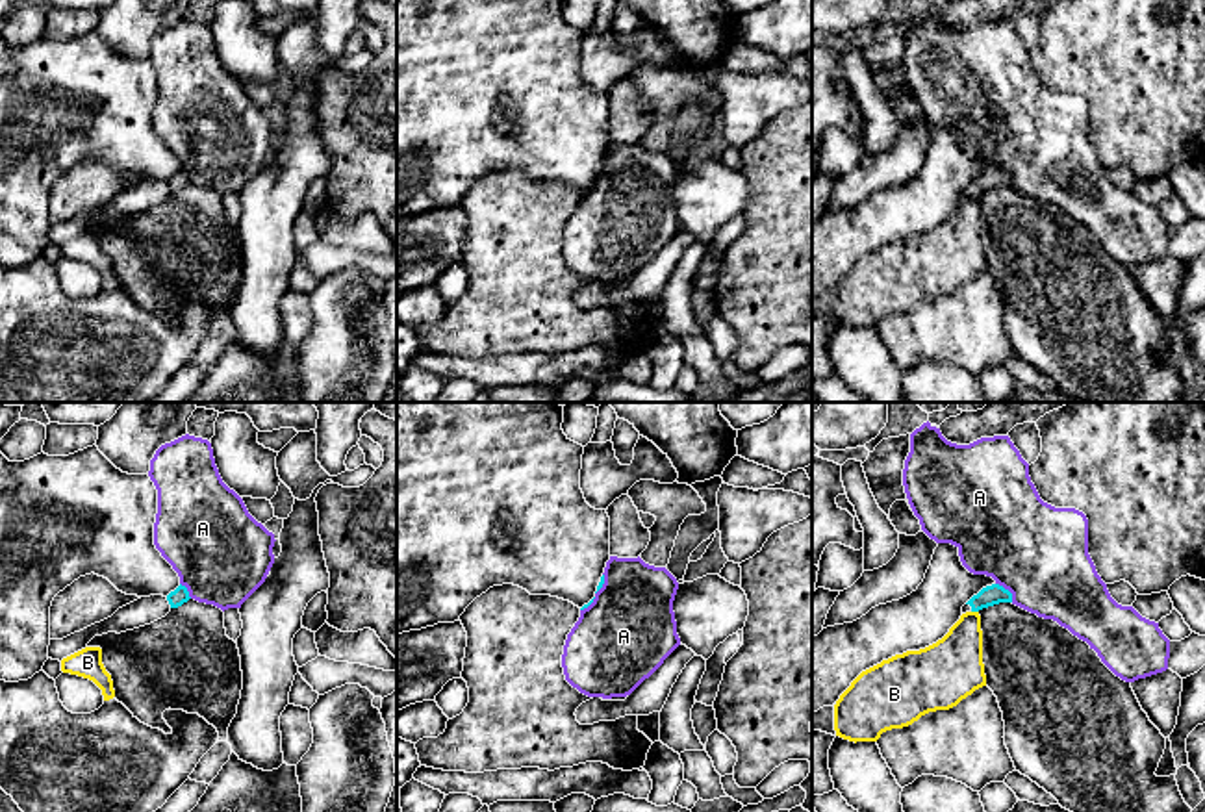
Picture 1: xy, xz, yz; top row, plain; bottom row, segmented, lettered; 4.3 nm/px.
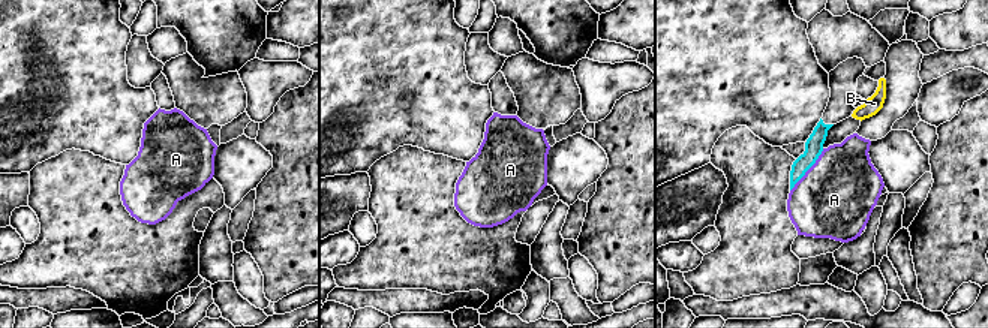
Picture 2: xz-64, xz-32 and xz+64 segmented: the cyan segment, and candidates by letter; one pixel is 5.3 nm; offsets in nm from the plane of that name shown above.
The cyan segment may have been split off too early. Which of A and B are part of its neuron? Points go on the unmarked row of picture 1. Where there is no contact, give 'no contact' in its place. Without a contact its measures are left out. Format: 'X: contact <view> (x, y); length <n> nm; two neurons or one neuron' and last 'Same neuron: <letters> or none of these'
A: contact yz (1007, 175); length 120 nm; two neurons
B: contact yz (976, 195); length 30 nm; two neurons
Same neuron: none of these

